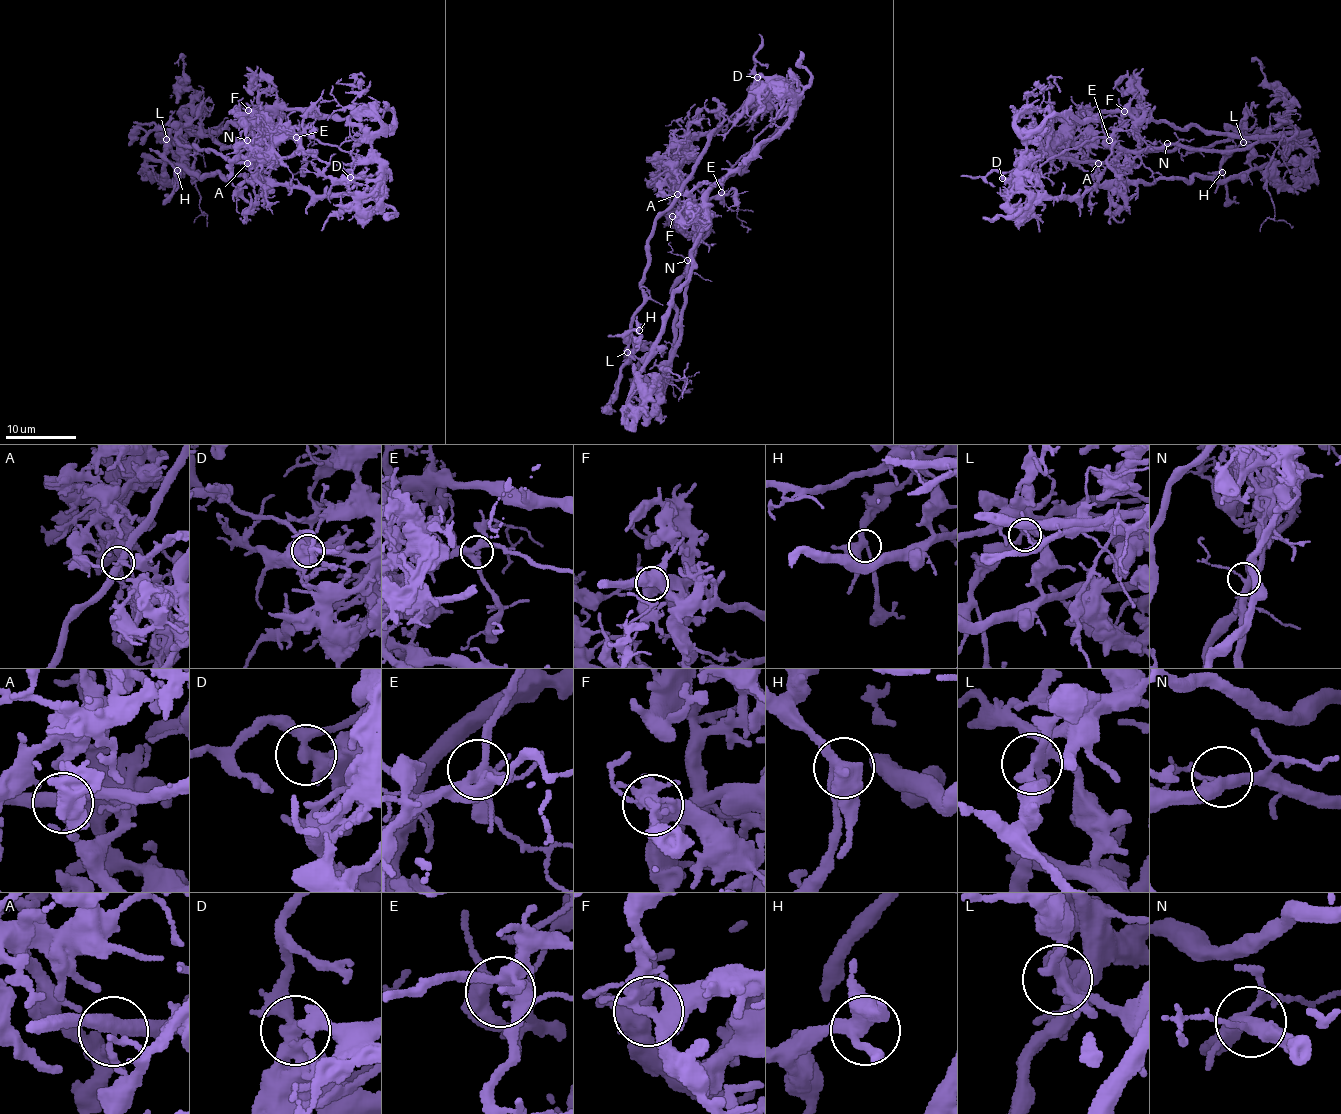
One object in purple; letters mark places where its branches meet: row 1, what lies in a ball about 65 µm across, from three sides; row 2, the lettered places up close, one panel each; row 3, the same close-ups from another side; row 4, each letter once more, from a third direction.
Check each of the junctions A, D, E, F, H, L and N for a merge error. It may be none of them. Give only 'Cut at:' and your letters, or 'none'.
Cut at: A, D, F

